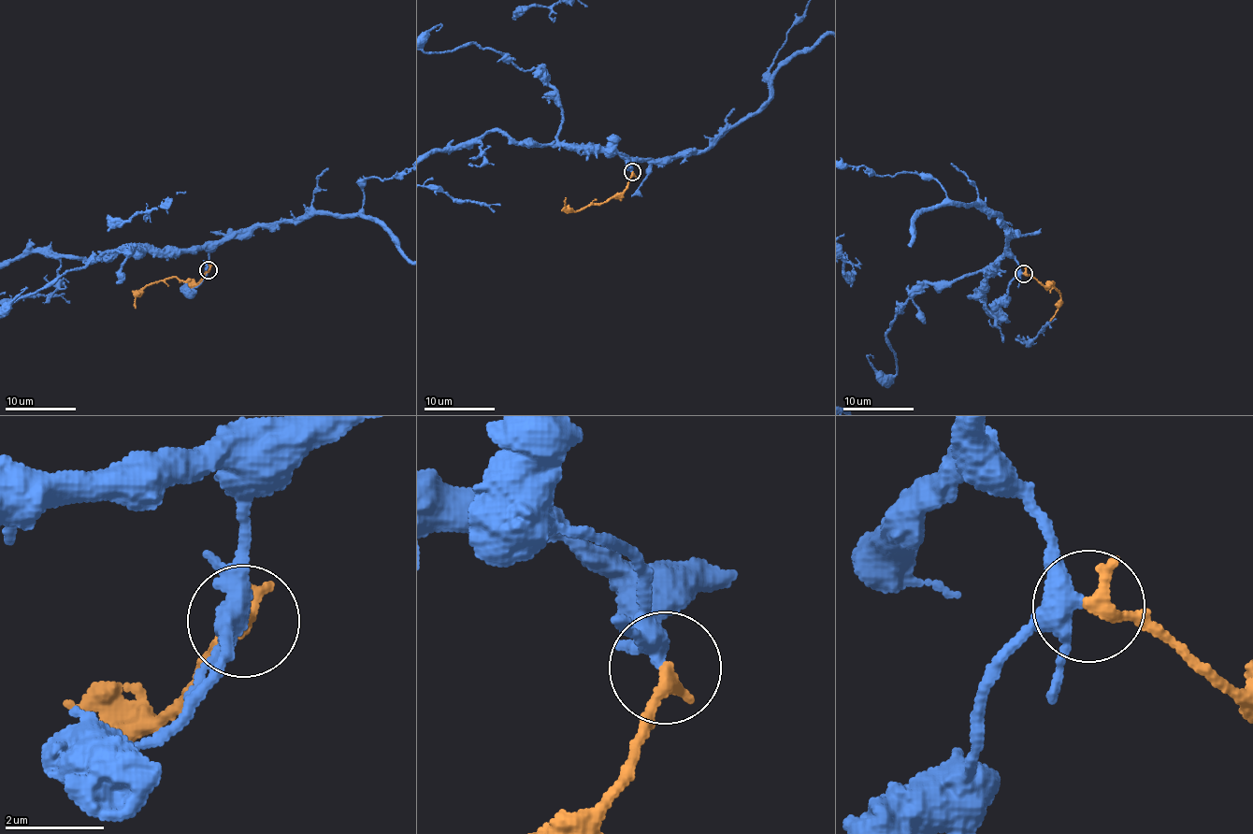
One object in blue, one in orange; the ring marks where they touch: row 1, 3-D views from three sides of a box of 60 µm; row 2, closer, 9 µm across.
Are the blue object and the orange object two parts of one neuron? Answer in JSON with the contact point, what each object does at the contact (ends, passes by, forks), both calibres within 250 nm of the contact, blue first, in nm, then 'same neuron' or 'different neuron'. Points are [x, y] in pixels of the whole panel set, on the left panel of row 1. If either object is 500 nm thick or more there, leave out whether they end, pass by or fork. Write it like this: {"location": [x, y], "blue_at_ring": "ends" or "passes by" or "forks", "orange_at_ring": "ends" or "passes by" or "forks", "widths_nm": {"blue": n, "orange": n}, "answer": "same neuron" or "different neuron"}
{"location": [208, 269], "blue_at_ring": "forks", "orange_at_ring": "ends", "widths_nm": {"blue": 320, "orange": 300}, "answer": "same neuron"}

